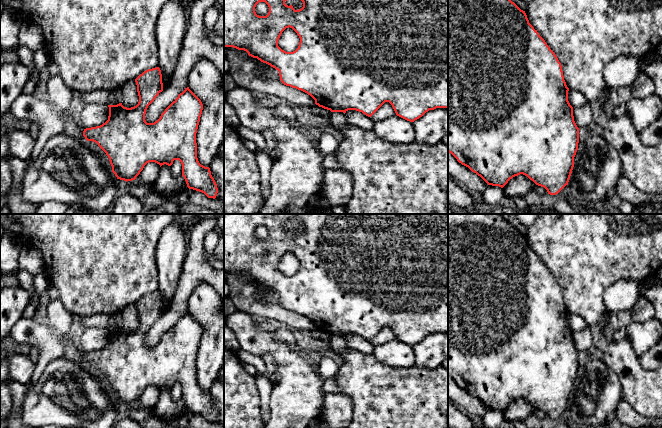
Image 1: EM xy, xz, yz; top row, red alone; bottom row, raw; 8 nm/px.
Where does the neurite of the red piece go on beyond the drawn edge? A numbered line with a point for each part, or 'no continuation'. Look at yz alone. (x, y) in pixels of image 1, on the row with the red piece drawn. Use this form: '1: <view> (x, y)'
no continuation

